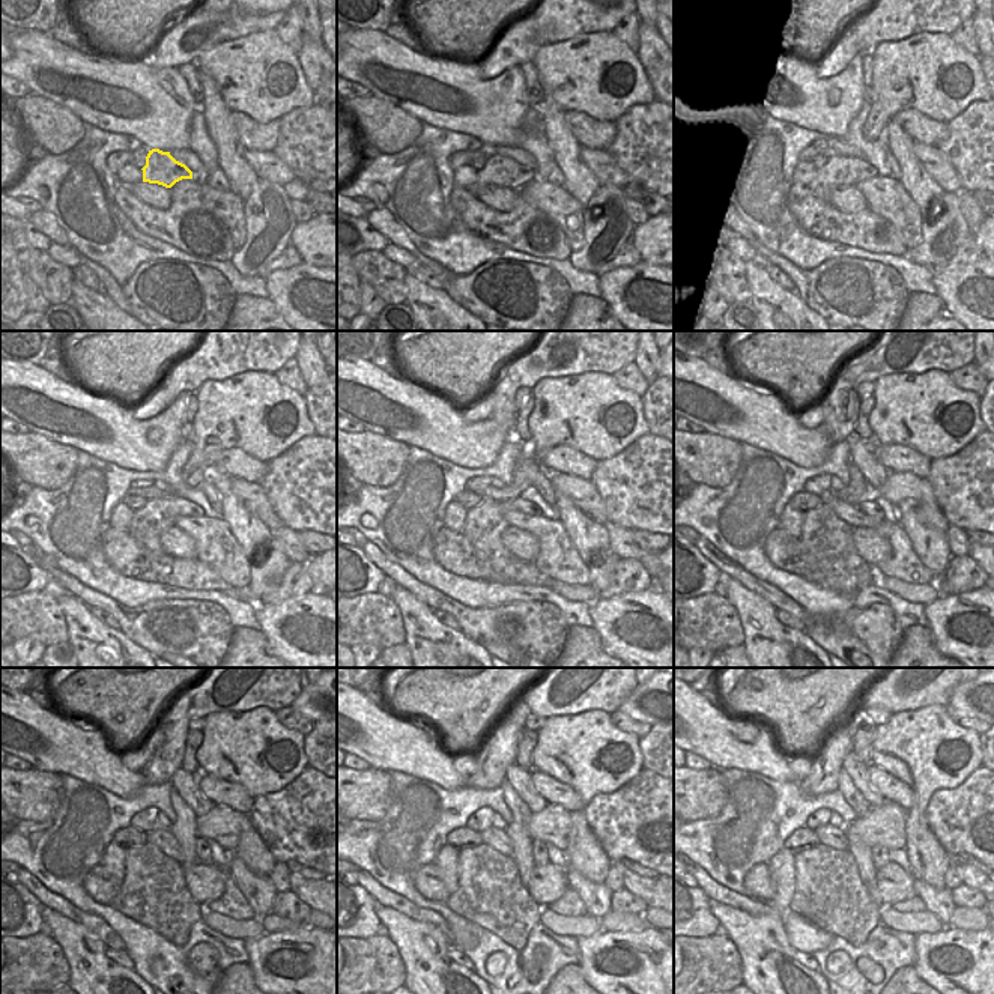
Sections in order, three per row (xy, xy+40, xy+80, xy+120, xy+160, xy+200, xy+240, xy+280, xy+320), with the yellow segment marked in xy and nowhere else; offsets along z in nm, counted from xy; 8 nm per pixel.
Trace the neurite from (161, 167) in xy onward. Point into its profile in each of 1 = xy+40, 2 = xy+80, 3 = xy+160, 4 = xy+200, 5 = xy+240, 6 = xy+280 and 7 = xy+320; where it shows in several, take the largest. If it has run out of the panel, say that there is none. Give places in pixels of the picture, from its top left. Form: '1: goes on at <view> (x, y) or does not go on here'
1: goes on at xy+40 (498, 170)
2: goes on at xy+80 (838, 172)
3: goes on at xy+160 (484, 524)
4: goes on at xy+200 (830, 554)
5: goes on at xy+240 (154, 893)
6: goes on at xy+280 (490, 893)
7: goes on at xy+320 (829, 893)

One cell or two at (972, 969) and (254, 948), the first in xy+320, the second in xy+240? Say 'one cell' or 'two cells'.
one cell

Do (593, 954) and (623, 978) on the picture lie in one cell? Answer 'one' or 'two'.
one

